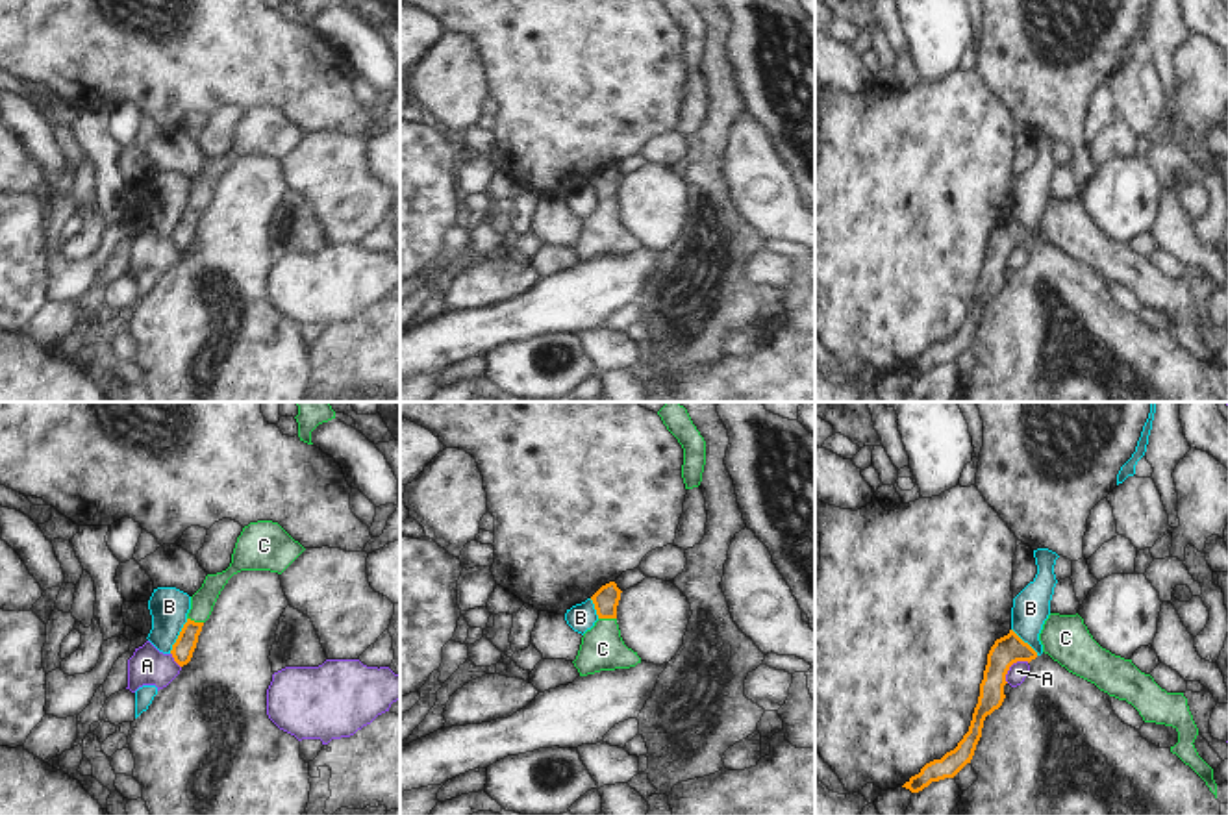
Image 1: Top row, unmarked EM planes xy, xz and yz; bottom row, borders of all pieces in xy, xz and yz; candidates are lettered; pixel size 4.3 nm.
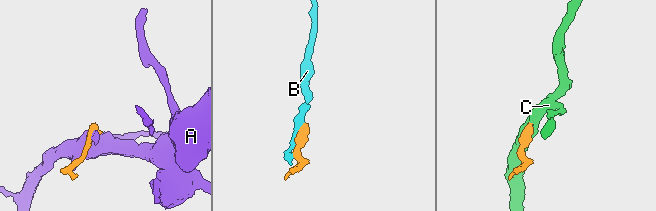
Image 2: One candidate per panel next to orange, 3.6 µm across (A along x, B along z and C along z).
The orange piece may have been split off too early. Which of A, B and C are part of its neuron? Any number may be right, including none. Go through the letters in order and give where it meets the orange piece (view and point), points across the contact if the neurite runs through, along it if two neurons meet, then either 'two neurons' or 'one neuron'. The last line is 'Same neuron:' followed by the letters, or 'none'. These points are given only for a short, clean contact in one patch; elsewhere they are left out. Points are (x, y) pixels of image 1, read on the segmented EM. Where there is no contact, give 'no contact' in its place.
A: meets orange in yz at (1012, 664); border along yz (1028, 662), (1015, 662), (1004, 680); two neurons
B: meets orange in xy at (178, 636); two neurons
C: meets orange in xz at (608, 617); runs through xz (606, 599), (608, 617), (602, 649); one neuron
Same neuron: C

